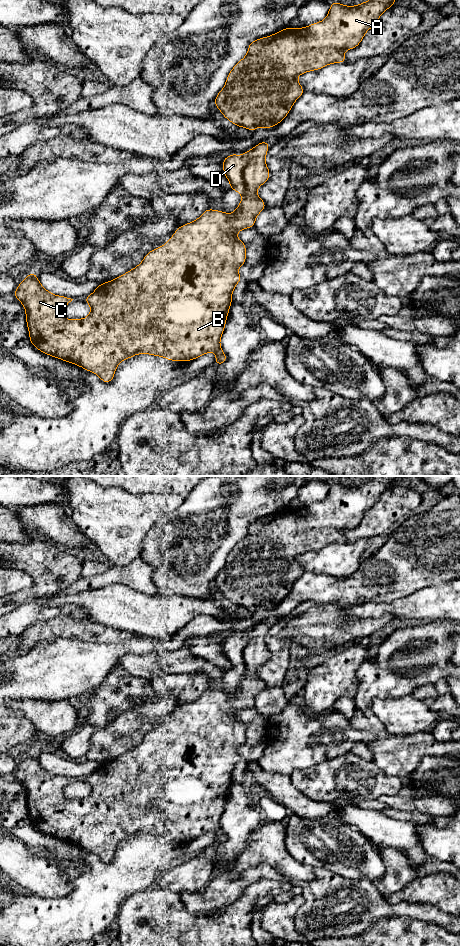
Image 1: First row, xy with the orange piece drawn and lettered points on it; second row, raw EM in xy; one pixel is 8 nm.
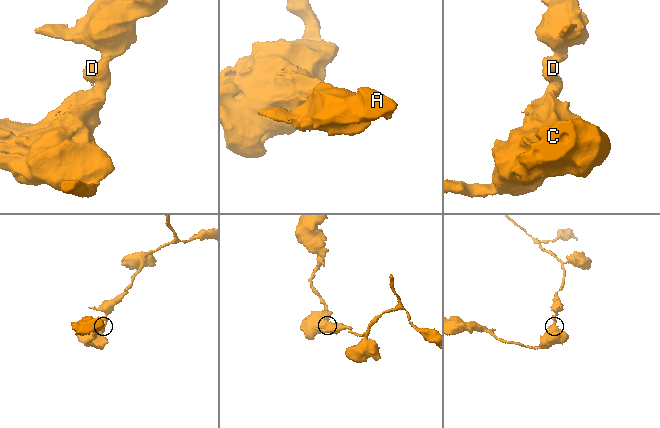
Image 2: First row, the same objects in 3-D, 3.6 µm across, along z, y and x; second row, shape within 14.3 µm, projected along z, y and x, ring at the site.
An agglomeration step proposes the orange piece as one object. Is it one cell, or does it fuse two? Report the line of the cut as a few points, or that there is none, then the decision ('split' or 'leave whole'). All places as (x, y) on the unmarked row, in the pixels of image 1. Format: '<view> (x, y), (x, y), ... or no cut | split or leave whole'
xy (245, 633), (248, 643), (243, 651), (246, 668), (243, 677) | split

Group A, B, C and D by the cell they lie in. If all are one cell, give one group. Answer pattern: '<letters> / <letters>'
A B C / D

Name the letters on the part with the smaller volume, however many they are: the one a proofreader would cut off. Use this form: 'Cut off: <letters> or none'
Cut off: D

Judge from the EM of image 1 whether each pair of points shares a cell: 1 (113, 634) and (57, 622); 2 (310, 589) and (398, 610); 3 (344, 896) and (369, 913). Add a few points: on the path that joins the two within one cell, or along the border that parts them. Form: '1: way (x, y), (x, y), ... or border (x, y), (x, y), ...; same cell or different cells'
1: way (99, 633), (71, 627); same cell
2: border (390, 602), (365, 602), (350, 607); different cells
3: way (350, 902), (352, 904), (360, 904), (363, 907); same cell

